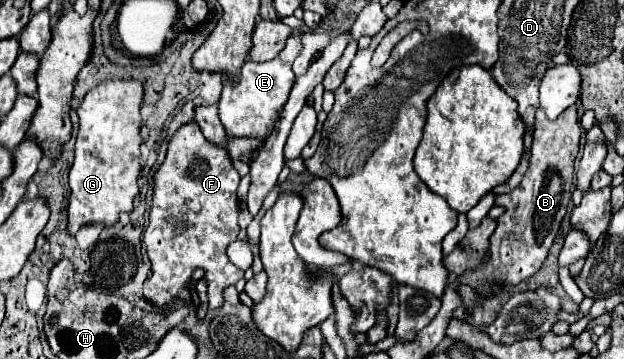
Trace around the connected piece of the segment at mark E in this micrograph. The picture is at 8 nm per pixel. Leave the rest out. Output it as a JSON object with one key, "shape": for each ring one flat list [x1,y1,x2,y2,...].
{"shape":[[290,36,286,40,284,50,276,58,272,58,268,62,246,60,236,82,234,80,224,82,222,96,218,102,218,114,220,114,220,122,224,124,226,136,244,136,244,138,266,140,274,132,274,126,282,114,282,106,286,106,286,98,294,84,292,62,300,50,302,50,300,40]]}

